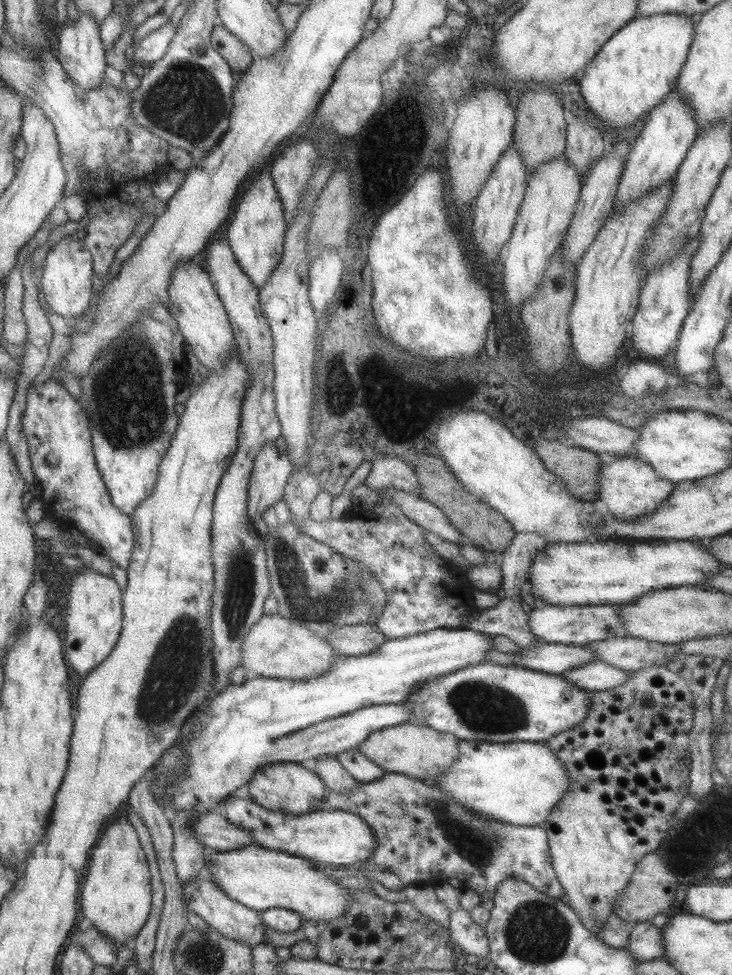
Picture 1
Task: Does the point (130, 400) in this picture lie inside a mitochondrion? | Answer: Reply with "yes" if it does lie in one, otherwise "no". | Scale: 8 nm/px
yes

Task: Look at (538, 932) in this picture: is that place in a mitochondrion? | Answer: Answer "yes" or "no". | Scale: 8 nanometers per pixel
yes

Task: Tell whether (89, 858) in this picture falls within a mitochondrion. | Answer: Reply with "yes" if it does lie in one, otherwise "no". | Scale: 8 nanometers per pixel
no

